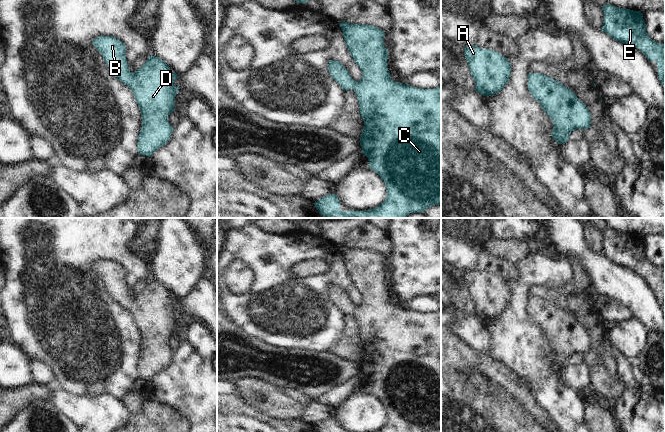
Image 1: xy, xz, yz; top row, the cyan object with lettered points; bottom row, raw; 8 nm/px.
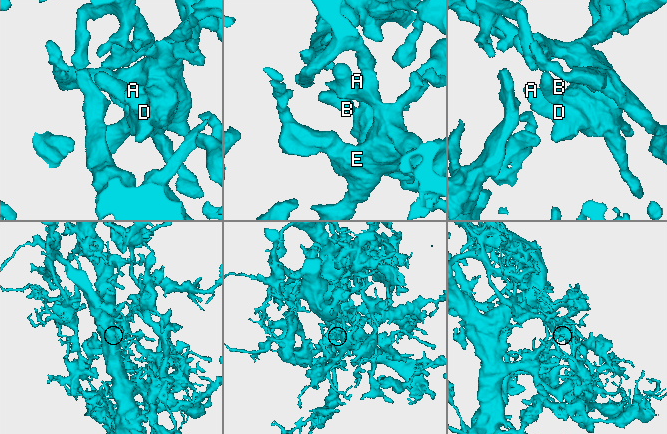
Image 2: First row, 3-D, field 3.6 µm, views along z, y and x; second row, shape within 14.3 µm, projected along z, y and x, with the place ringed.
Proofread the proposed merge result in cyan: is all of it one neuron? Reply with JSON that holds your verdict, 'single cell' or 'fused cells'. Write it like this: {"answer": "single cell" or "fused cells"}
{"answer": "single cell"}

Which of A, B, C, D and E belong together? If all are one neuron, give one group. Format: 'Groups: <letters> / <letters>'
Groups: A B C D E.

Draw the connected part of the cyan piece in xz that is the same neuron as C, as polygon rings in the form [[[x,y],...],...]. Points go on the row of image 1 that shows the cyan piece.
[[[345,21],[339,23],[339,25],[342,29],[344,40],[350,54],[362,71],[362,78],[355,82],[350,76],[348,70],[336,60],[329,60],[328,70],[331,77],[342,87],[344,91],[353,89],[357,96],[359,101],[360,116],[364,121],[364,128],[360,136],[362,153],[368,158],[370,169],[376,172],[384,181],[387,195],[381,205],[367,211],[341,211],[341,203],[334,193],[323,196],[319,201],[313,203],[314,206],[323,217],[329,218],[406,218],[410,213],[423,213],[429,207],[441,205],[441,87],[437,87],[435,89],[419,89],[417,87],[412,87],[408,84],[403,84],[392,80],[387,65],[387,60],[389,59],[388,49],[385,48],[383,40],[385,31],[372,25],[350,24]]]

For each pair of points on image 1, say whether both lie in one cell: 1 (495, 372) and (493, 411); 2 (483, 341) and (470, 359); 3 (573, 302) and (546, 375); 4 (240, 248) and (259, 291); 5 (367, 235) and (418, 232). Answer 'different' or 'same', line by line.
1: different
2: different
3: different
4: same
5: different

